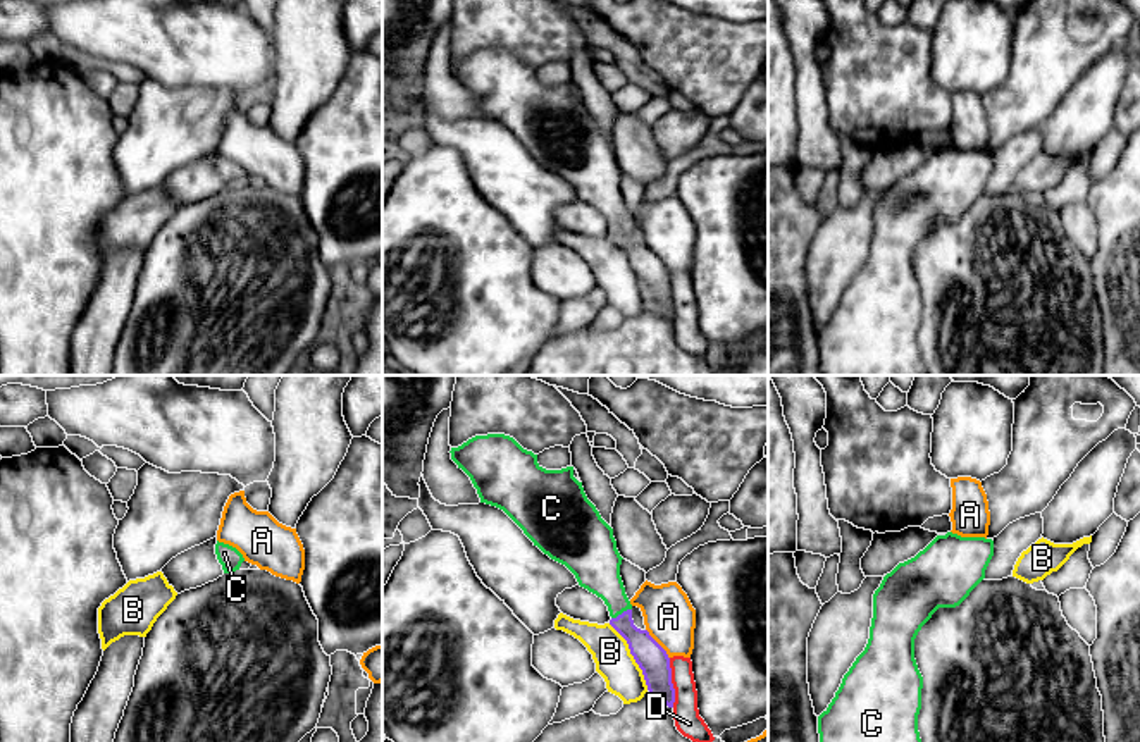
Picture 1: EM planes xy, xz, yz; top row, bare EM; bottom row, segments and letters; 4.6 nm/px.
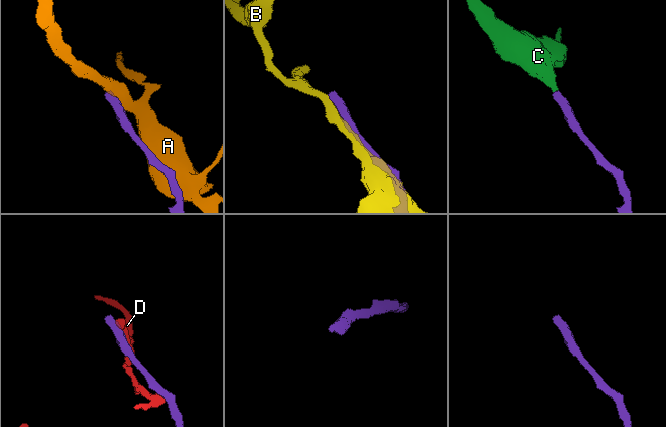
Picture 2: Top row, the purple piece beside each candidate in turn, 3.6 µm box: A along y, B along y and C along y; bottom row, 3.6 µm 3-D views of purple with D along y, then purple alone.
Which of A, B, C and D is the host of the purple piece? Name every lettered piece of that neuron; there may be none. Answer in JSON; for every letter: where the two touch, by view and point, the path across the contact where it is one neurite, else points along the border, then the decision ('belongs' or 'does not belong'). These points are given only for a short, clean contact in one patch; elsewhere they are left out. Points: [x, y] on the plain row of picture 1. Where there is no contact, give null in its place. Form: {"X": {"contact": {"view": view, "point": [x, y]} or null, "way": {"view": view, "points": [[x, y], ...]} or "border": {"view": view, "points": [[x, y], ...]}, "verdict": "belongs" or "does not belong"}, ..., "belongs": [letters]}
{"A": {"contact": {"view": "xz", "point": [658, 259]}, "verdict": "does not belong"}, "B": {"contact": {"view": "xz", "point": [632, 269]}, "verdict": "does not belong"}, "C": {"contact": {"view": "xz", "point": [622, 228]}, "way": {"view": "xz", "points": [[651, 272], [624, 240], [622, 228], [596, 181]]}, "verdict": "belongs"}, "D": {"contact": {"view": "xz", "point": [670, 296]}, "verdict": "does not belong"}, "belongs": ["C"]}

